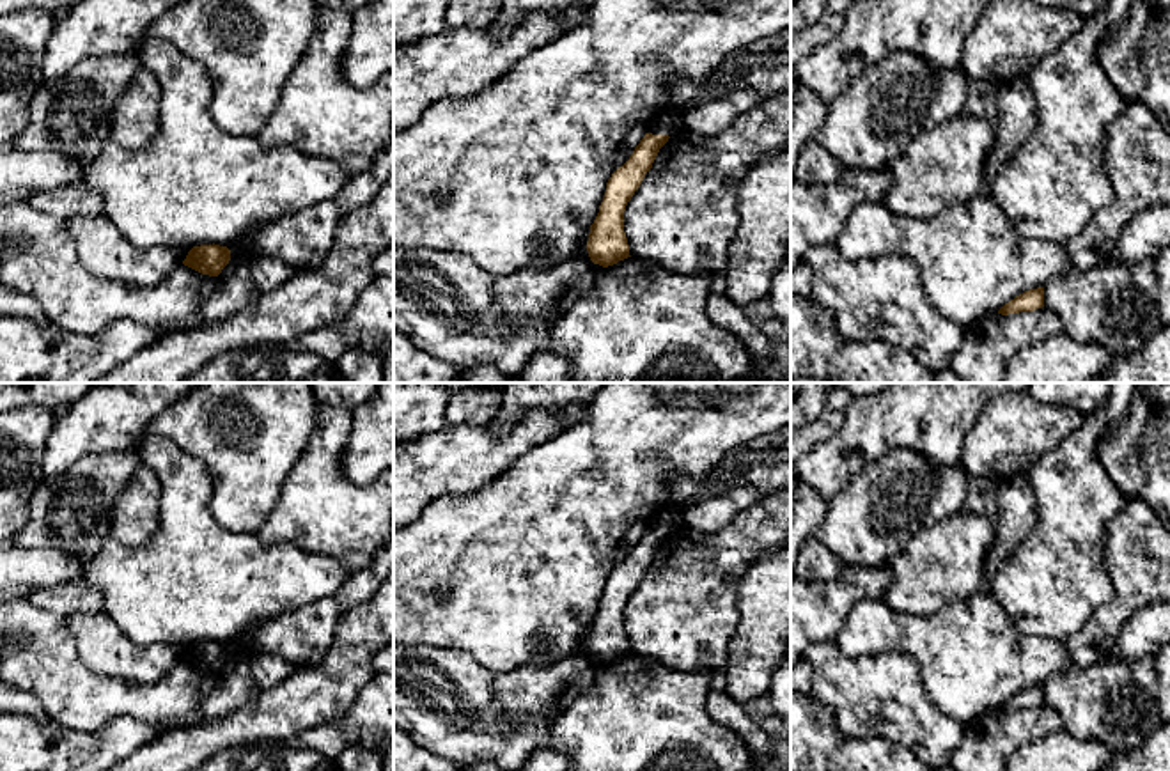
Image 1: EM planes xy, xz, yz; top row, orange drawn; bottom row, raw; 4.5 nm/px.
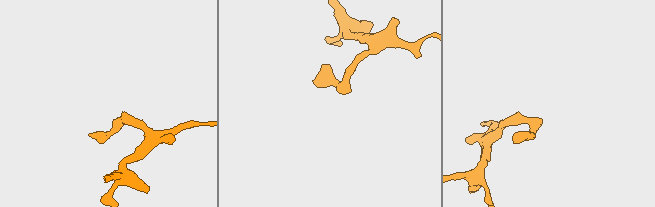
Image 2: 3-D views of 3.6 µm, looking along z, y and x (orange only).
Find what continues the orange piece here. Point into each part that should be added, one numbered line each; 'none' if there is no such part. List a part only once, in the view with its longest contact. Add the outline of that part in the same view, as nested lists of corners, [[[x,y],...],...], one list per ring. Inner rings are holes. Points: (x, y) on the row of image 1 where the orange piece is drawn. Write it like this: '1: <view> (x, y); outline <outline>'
none

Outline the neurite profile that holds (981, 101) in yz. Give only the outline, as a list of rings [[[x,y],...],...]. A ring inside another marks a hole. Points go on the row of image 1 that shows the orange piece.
[[[968,78],[966,89],[968,96],[964,103],[964,112],[971,117],[993,122],[998,115],[998,106],[996,106],[998,85]]]

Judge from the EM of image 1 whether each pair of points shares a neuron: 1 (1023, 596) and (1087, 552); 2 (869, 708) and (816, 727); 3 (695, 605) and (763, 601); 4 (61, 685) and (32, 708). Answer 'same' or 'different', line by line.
1: same
2: different
3: different
4: different

